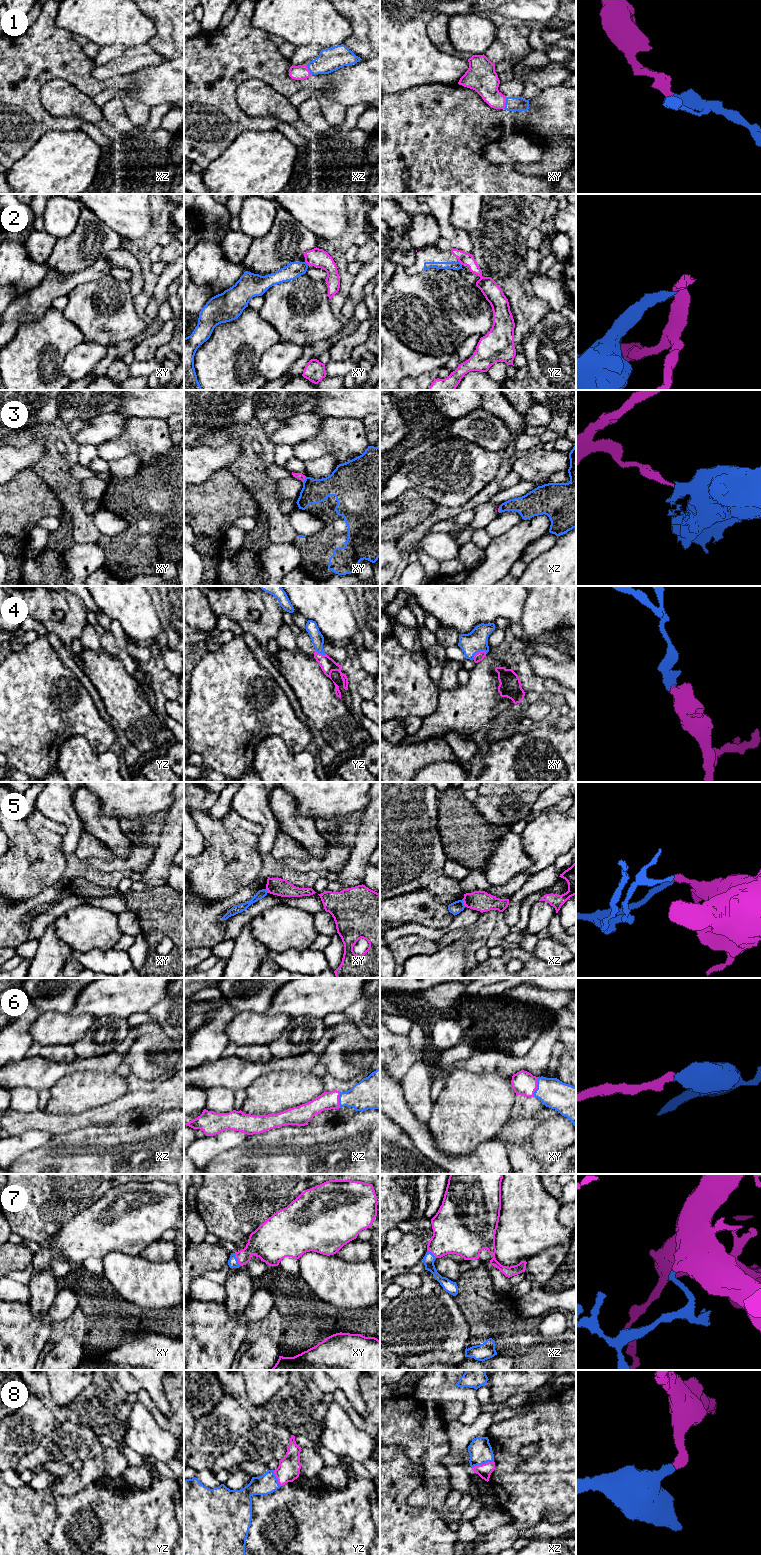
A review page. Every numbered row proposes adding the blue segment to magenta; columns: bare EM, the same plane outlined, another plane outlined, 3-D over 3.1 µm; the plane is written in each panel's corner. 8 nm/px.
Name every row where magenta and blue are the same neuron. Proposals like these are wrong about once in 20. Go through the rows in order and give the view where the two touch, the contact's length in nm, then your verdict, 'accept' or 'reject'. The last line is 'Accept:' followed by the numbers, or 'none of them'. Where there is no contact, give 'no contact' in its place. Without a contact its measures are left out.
1: meets magenta in xy; contact 100 nm long; accept
2: meets magenta in xy; contact 50 nm long; accept
3: meets magenta in xy; contact 50 nm long; reject
4: meets magenta in xy; contact 130 nm long; accept
5: meets magenta in xz; contact 70 nm long; reject
6: meets magenta in xy; contact 170 nm long; accept
7: meets magenta in xy; contact 120 nm long; accept
8: meets magenta in xz; contact 190 nm long; accept
Accept: 1, 2, 4, 6, 7, 8

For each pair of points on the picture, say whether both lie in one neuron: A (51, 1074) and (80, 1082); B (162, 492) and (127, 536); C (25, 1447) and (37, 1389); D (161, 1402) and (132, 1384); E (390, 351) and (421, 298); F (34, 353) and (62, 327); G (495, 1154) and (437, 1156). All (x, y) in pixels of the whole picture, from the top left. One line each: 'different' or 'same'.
A: different
B: same
C: different
D: same
E: different
F: same
G: same

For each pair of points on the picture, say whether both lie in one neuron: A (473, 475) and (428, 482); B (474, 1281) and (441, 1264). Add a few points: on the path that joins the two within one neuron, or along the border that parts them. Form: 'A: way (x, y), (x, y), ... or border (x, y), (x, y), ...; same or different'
A: way (462, 475), (439, 475); same
B: border (461, 1273), (456, 1282); different

